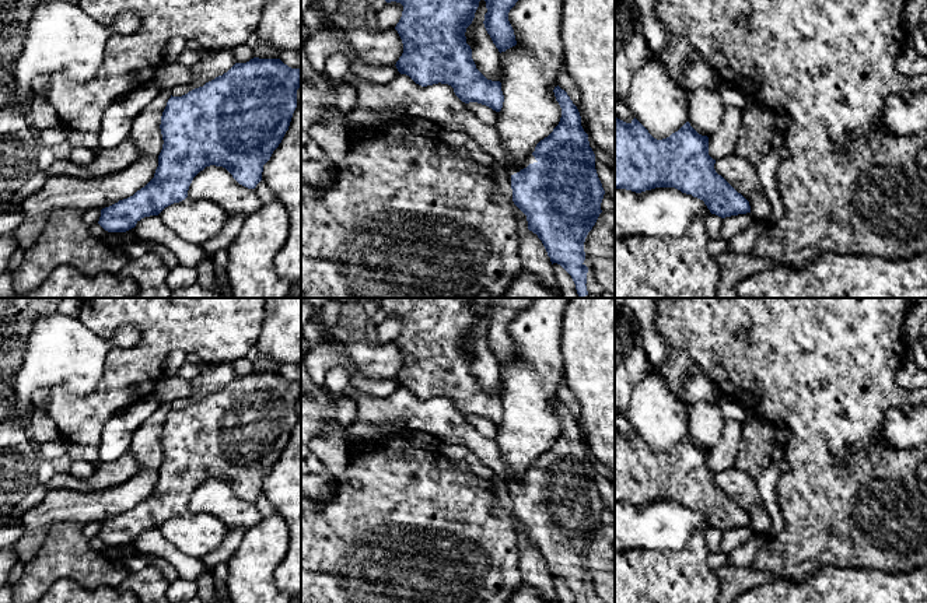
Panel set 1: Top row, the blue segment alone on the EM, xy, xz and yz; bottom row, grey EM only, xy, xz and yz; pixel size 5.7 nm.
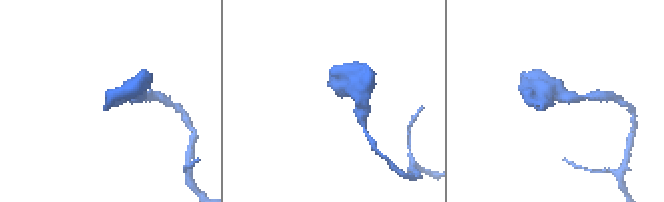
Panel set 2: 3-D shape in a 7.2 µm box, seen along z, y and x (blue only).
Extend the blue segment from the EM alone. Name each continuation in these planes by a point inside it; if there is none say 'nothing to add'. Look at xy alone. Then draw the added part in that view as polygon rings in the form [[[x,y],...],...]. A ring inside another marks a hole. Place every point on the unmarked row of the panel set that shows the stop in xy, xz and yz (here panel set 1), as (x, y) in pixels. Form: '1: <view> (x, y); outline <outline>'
1: xy (59, 505); outline [[[144,469],[127,481],[99,491],[49,490],[45,498],[17,518],[0,515],[0,526],[20,522],[27,530],[48,529],[60,522],[105,522],[133,509],[155,487],[158,470]]]

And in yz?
1: yz (738, 486); outline [[[731,467],[717,473],[714,483],[749,515],[751,527],[755,533],[769,533],[772,529],[772,518],[763,506],[763,499],[755,478],[745,471]]]

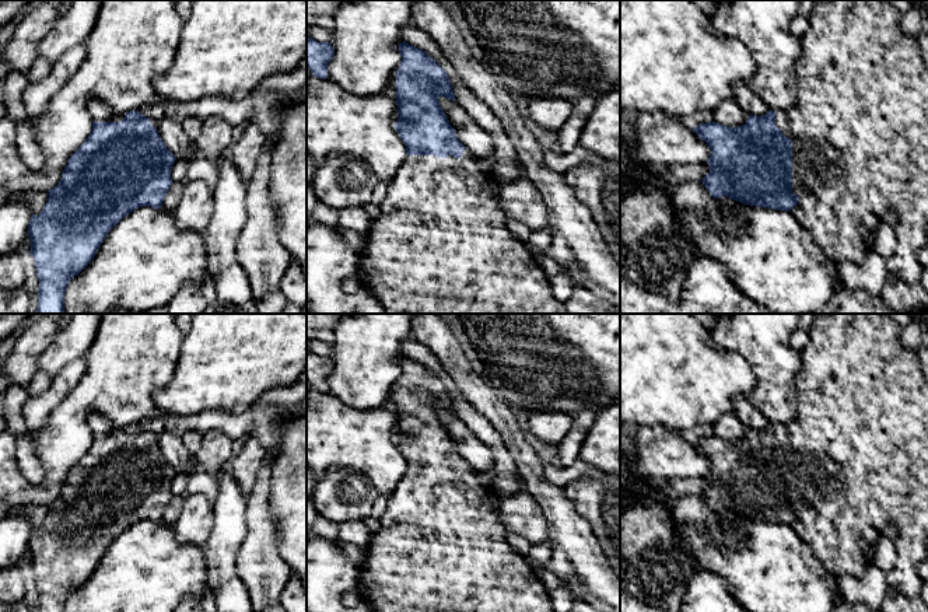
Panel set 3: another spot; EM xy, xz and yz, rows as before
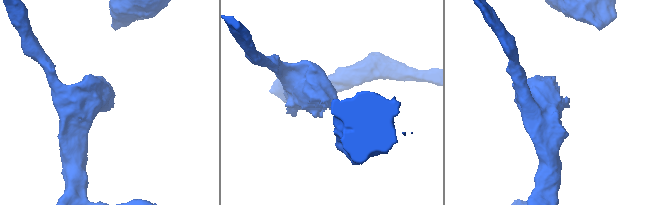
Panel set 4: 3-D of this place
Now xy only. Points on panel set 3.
1: xy (100, 425); outline [[[92,413],[88,422],[92,436],[122,436],[125,433],[123,427],[118,429],[112,426],[111,422],[99,413]]]

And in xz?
1: xz (441, 546); outline [[[465,462],[458,473],[454,469],[407,469],[386,503],[386,511],[379,518],[381,528],[372,534],[367,545],[367,560],[360,564],[357,592],[364,605],[375,612],[556,612],[550,604],[549,591],[542,584],[526,556],[519,555],[507,541],[507,529],[500,521],[498,507],[490,497],[491,486],[484,485],[477,472]]]

